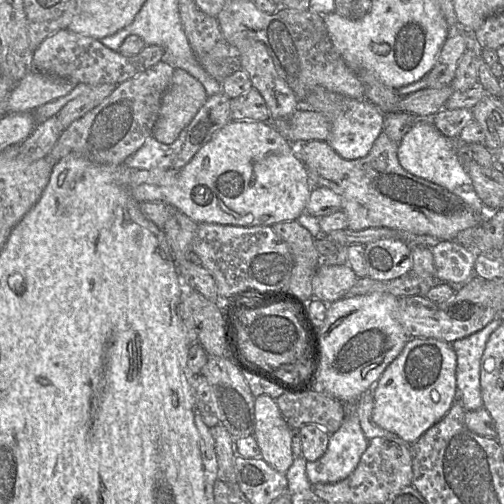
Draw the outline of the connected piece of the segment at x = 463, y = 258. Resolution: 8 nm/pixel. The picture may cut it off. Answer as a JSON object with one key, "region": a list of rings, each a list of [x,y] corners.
{"region":[[[441,240],[430,249],[440,282],[458,287],[474,275],[476,253],[457,241]]]}

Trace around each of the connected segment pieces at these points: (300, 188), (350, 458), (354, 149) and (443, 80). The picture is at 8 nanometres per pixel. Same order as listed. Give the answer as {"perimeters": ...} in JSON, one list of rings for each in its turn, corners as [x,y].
{"perimeters":[[[[231,121],[199,149],[182,168],[129,168],[129,189],[141,202],[164,202],[199,223],[233,226],[273,226],[279,222],[297,220],[305,212],[313,189],[307,169],[294,147],[268,121]]],[[[357,402],[344,405],[344,420],[340,428],[329,435],[326,452],[316,461],[306,461],[306,476],[311,485],[336,483],[347,478],[369,446],[370,441],[360,426]]],[[[322,86],[310,90],[304,100],[298,102],[299,110],[315,111],[324,114],[331,122],[327,139],[330,146],[343,158],[354,160],[365,157],[377,137],[383,132],[385,114],[365,99],[355,99],[329,91]]],[[[460,26],[448,28],[448,37],[440,49],[434,66],[426,74],[426,88],[441,88],[450,84],[466,49],[466,34],[463,28]]]]}

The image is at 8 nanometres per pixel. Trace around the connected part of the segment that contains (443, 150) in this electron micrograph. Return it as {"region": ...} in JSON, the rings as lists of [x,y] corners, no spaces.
{"region":[[[432,118],[417,119],[414,126],[403,136],[398,147],[398,160],[411,174],[446,188],[474,208],[483,207],[467,173],[462,155],[468,143],[445,137],[433,124]]]}

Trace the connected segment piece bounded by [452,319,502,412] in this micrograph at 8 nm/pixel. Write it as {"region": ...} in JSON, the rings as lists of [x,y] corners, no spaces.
{"region":[[[494,319],[480,331],[452,342],[457,355],[458,400],[467,412],[484,408],[480,385],[481,359],[490,336],[501,324],[502,320]]]}

